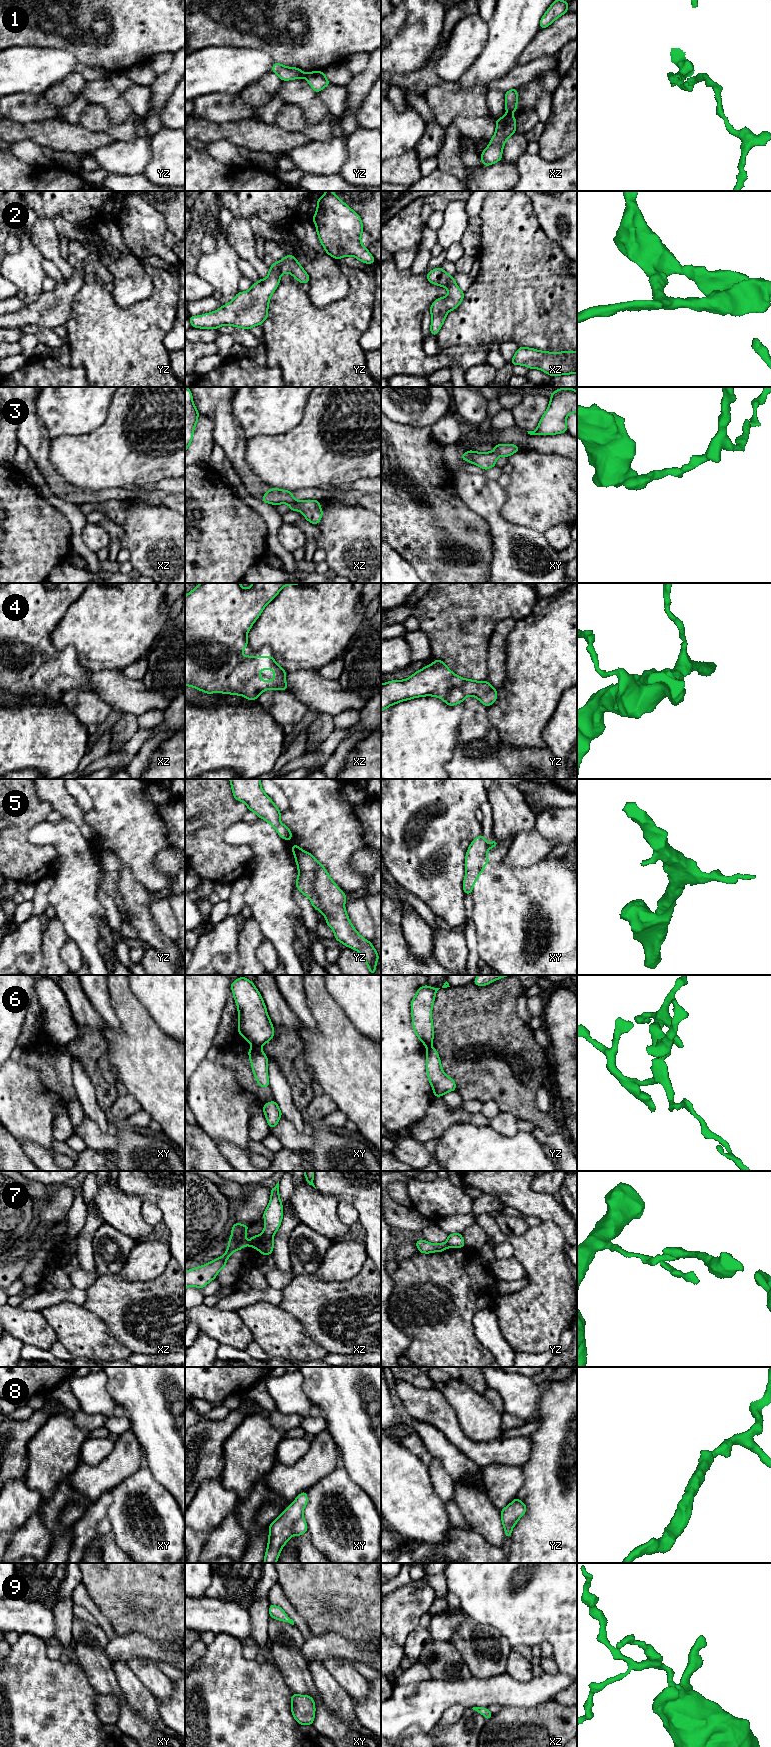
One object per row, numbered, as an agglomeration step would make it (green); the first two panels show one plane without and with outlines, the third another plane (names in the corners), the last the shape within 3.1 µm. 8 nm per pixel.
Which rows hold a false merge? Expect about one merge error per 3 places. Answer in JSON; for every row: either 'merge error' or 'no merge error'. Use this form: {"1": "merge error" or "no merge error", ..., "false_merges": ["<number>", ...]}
{"1": "merge error", "2": "no merge error", "3": "no merge error", "4": "no merge error", "5": "no merge error", "6": "merge error", "7": "merge error", "8": "no merge error", "9": "no merge error", "false_merges": ["1", "6", "7"]}

